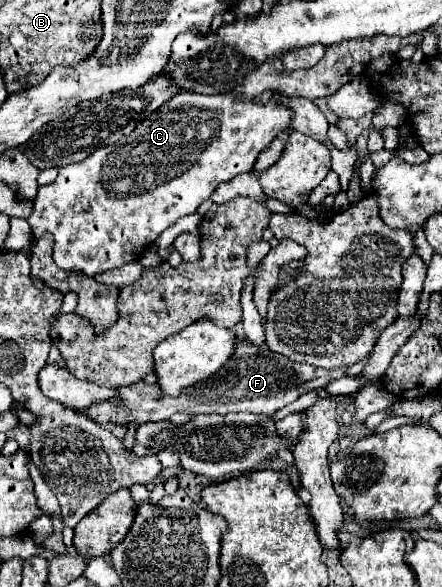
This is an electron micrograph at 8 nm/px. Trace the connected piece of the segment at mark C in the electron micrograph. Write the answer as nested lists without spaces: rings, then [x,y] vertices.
[[[181,92],[137,124],[129,136],[95,150],[79,164],[61,166],[55,182],[39,186],[33,200],[35,210],[29,216],[33,236],[51,232],[56,264],[64,270],[83,272],[85,276],[93,278],[97,274],[121,268],[137,260],[145,248],[149,248],[149,244],[153,244],[161,232],[175,224],[181,216],[195,214],[219,184],[233,180],[241,172],[251,172],[259,152],[273,138],[277,138],[279,132],[289,130],[289,120],[291,112],[277,102],[277,96],[271,98],[269,104],[259,104],[231,100],[227,94],[207,96],[197,92]]]

